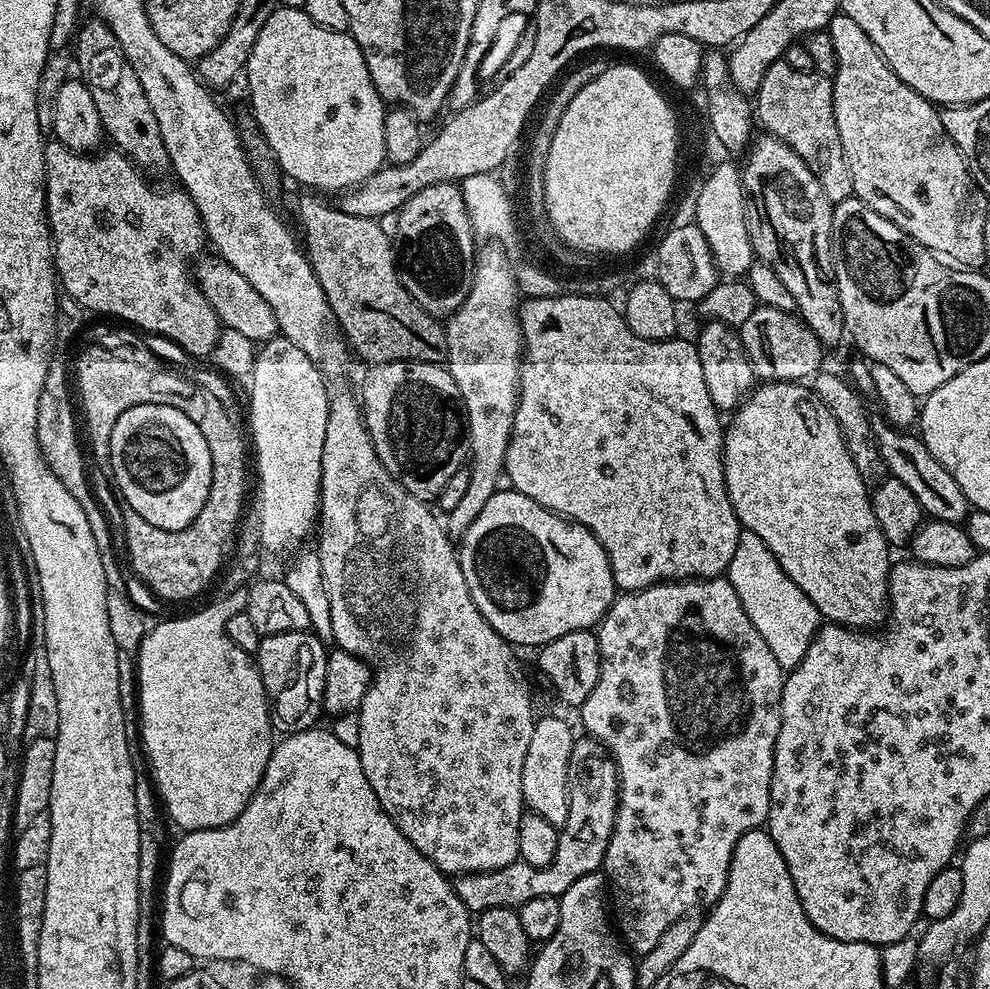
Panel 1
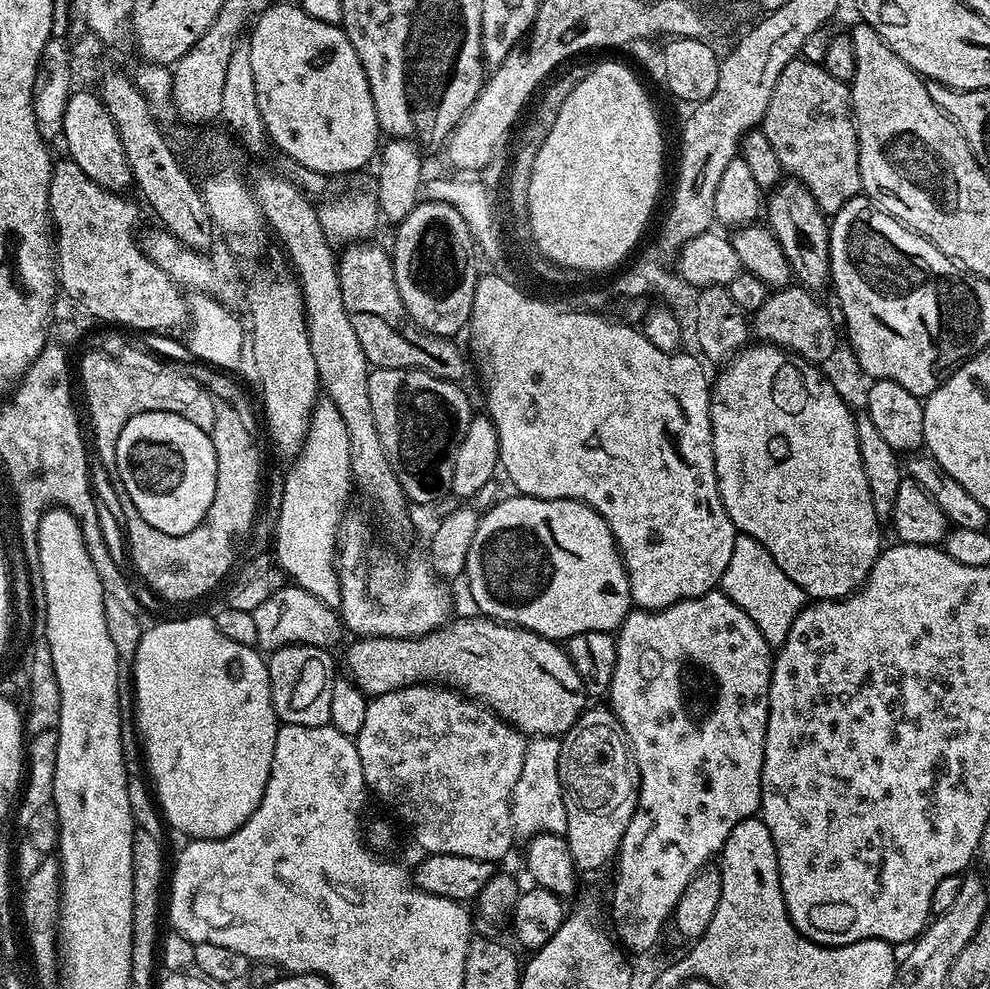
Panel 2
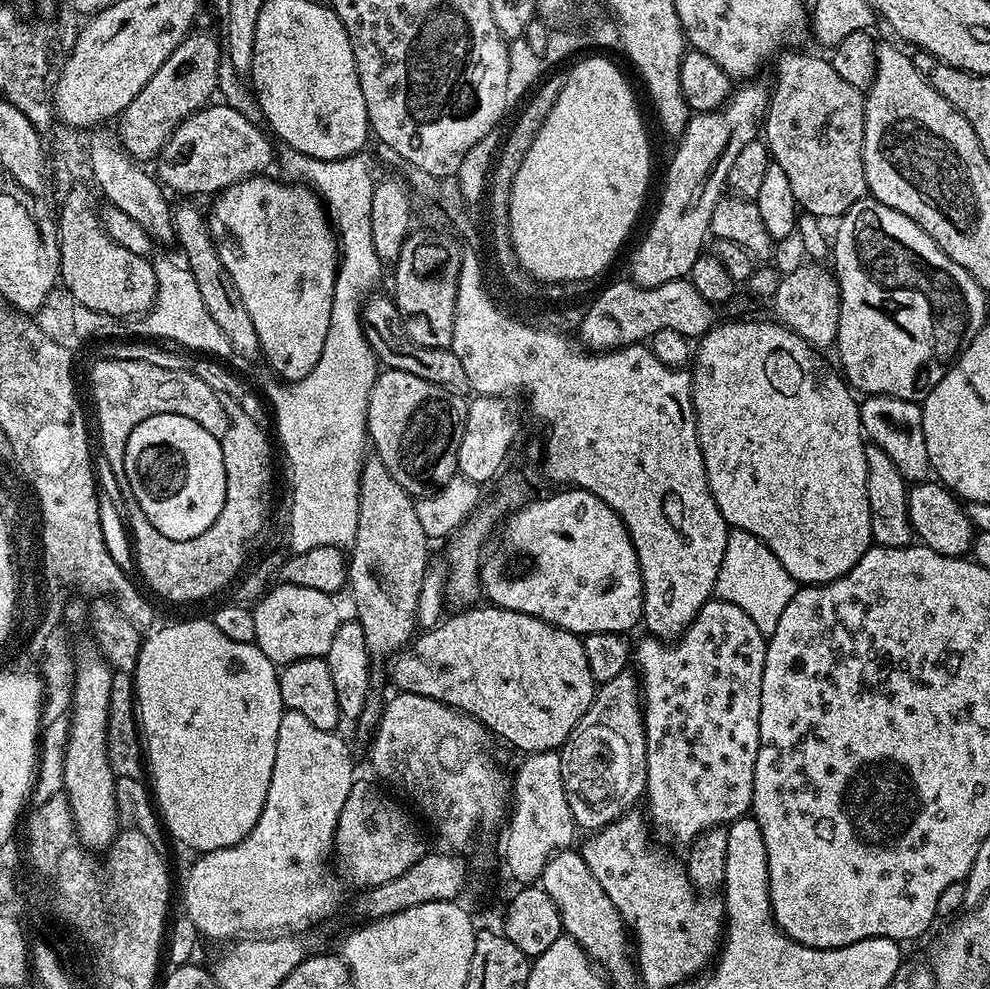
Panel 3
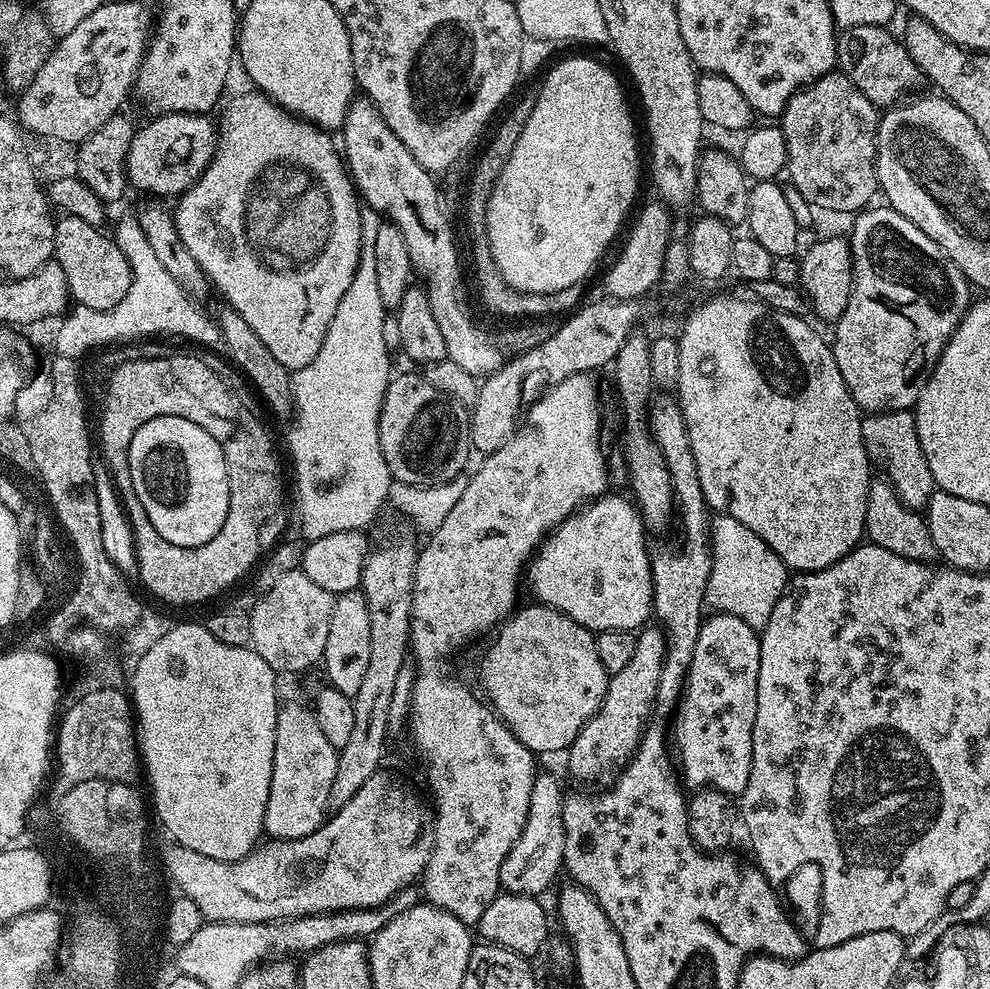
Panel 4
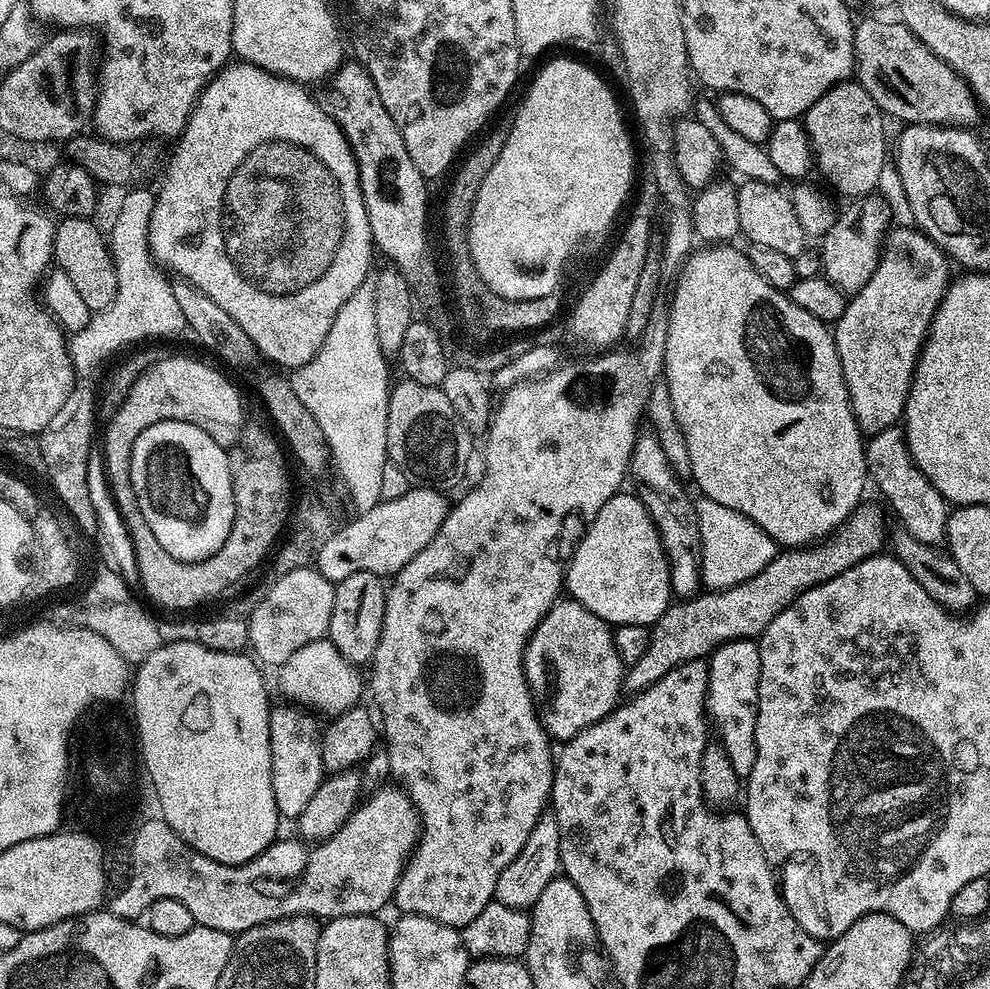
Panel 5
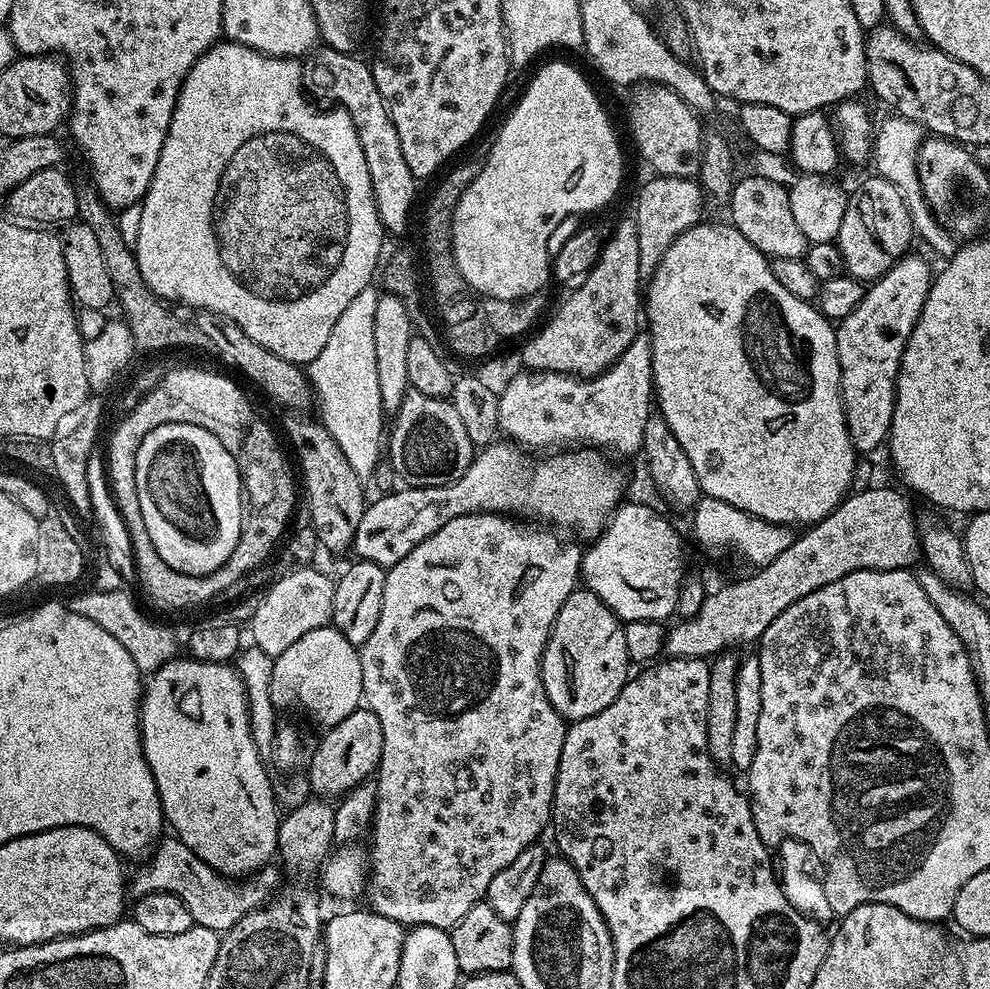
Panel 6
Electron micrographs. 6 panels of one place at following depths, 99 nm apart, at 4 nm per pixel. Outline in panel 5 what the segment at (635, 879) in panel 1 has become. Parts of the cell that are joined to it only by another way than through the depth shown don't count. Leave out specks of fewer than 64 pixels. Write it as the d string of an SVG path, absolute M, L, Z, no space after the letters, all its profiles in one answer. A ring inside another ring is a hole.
M755 639L731 640L717 648L707 661L708 699L706 716L714 725L719 743L724 745L730 766L741 778L754 770L756 757L756 723L758 722L758 682L762 674L760 645Z

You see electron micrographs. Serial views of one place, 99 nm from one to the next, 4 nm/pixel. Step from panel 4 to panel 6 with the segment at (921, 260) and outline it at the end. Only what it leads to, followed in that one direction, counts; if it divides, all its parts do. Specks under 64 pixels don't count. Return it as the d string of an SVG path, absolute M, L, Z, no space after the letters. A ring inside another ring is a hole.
M915 254L906 255L865 291L864 297L848 317L839 321L836 328L836 345L840 363L840 396L844 399L844 417L852 439L852 447L857 453L872 452L879 444L881 447L887 441L896 397L896 375L900 372L904 344L918 322L933 279L934 268L922 257Z

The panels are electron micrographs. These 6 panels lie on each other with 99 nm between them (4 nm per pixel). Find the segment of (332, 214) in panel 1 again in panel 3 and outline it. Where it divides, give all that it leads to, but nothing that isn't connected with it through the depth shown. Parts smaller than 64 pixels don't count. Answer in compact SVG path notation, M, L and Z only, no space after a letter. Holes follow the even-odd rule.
M373 294L362 305L362 319L372 352L377 361L385 369L402 370L406 374L414 374L414 378L426 378L426 382L434 382L434 386L442 386L455 396L464 396L469 391L466 369L462 362L452 353L451 348L427 348L412 342L404 334L404 317L396 309L395 299L391 295Z

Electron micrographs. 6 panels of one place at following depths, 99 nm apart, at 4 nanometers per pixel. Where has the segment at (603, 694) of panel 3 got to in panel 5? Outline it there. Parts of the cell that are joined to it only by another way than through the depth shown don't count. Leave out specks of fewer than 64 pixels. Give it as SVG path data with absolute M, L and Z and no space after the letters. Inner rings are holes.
M860 503L823 542L777 551L774 559L761 572L754 574L754 578L733 588L708 590L690 600L669 603L662 618L658 618L656 623L651 625L646 654L642 654L642 658L638 658L638 662L627 669L624 688L632 694L641 692L643 688L649 688L654 682L658 682L658 678L665 676L671 668L676 668L687 660L704 660L711 657L712 653L726 642L759 638L766 626L770 626L770 622L774 622L774 618L782 614L782 610L786 610L786 606L793 604L803 592L850 570L850 566L858 566L858 562L866 558L881 555L890 536L889 529L884 529L885 509L879 503L868 503Z

